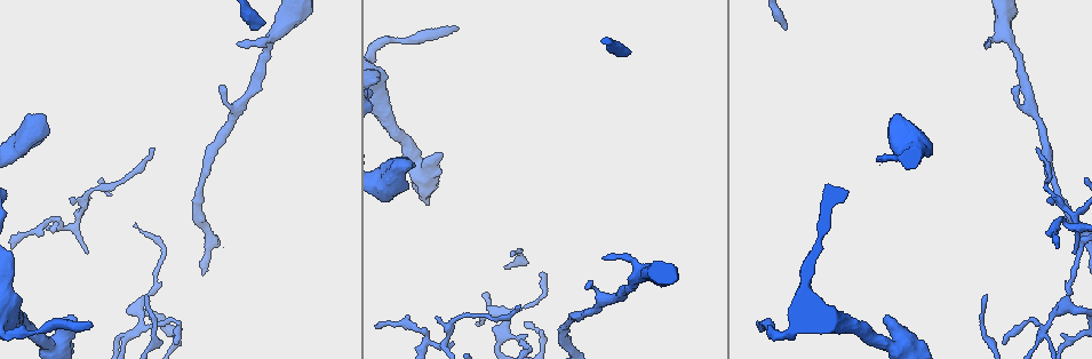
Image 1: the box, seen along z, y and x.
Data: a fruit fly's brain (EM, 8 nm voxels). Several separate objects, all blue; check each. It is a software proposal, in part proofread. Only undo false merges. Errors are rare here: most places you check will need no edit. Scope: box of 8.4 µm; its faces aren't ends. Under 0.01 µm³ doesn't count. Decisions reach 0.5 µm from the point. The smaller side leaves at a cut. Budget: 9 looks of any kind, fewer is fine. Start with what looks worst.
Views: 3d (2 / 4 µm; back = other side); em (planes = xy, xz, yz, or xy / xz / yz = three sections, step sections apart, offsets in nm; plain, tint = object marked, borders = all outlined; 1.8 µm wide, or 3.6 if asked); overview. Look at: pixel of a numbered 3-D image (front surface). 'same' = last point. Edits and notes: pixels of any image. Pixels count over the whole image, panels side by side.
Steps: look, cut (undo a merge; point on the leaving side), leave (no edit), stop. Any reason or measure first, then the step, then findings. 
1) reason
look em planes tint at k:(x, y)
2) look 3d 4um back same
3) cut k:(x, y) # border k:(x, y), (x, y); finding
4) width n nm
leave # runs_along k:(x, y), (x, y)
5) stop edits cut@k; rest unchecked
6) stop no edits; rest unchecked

abrupt turn
look 3d 2um at 1:(424, 338)

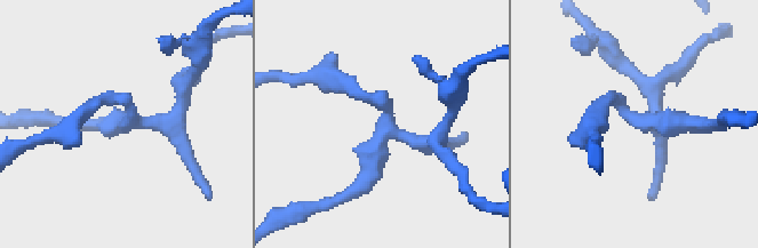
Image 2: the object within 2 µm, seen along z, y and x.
look em planes plain at 2:(641, 120)

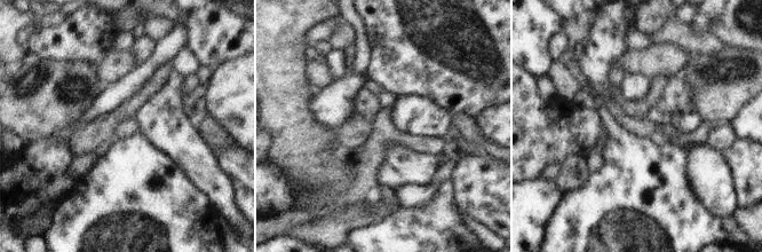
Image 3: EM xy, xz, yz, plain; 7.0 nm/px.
with the object marked
look em planes tint same

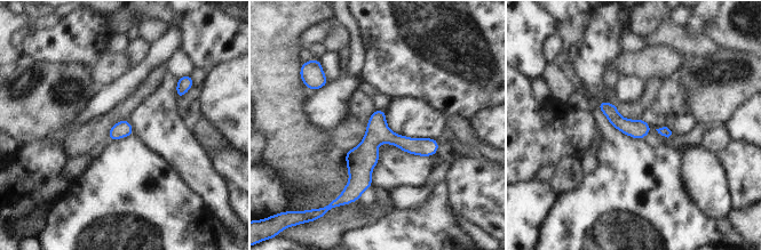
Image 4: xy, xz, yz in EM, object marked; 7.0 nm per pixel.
leave # runs_along 4:(434, 142), (379, 139), (354, 192); all the same neuron

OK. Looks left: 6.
sharp bend
look 3d 4um back at 1:(394, 171)

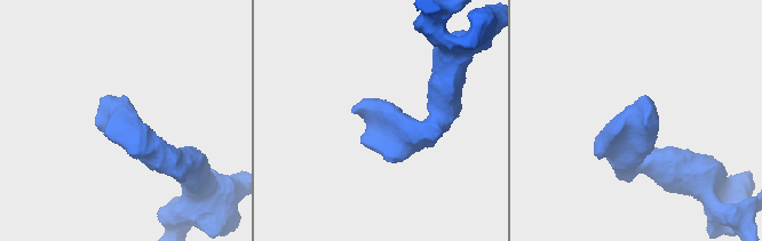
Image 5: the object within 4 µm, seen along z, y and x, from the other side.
need the tissue
look em yz step 8 tint at 5:(126, 119)

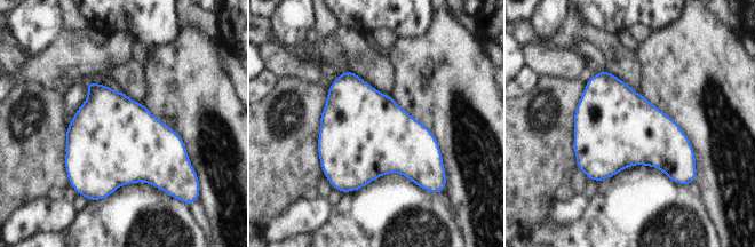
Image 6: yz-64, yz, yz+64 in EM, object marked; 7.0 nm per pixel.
another direction
look em planes tint same

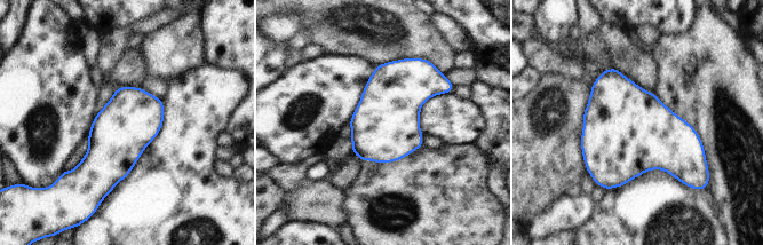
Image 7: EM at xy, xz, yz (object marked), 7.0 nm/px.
leave # one neuron here

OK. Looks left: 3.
sharp bend
look em 3.6um planes tint at 1:(903, 345)

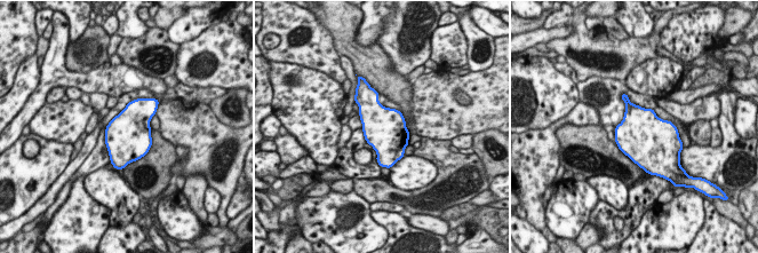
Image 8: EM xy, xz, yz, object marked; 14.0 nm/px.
leave # continuous, no second neuron

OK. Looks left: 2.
stop no edits; rest unchecked

